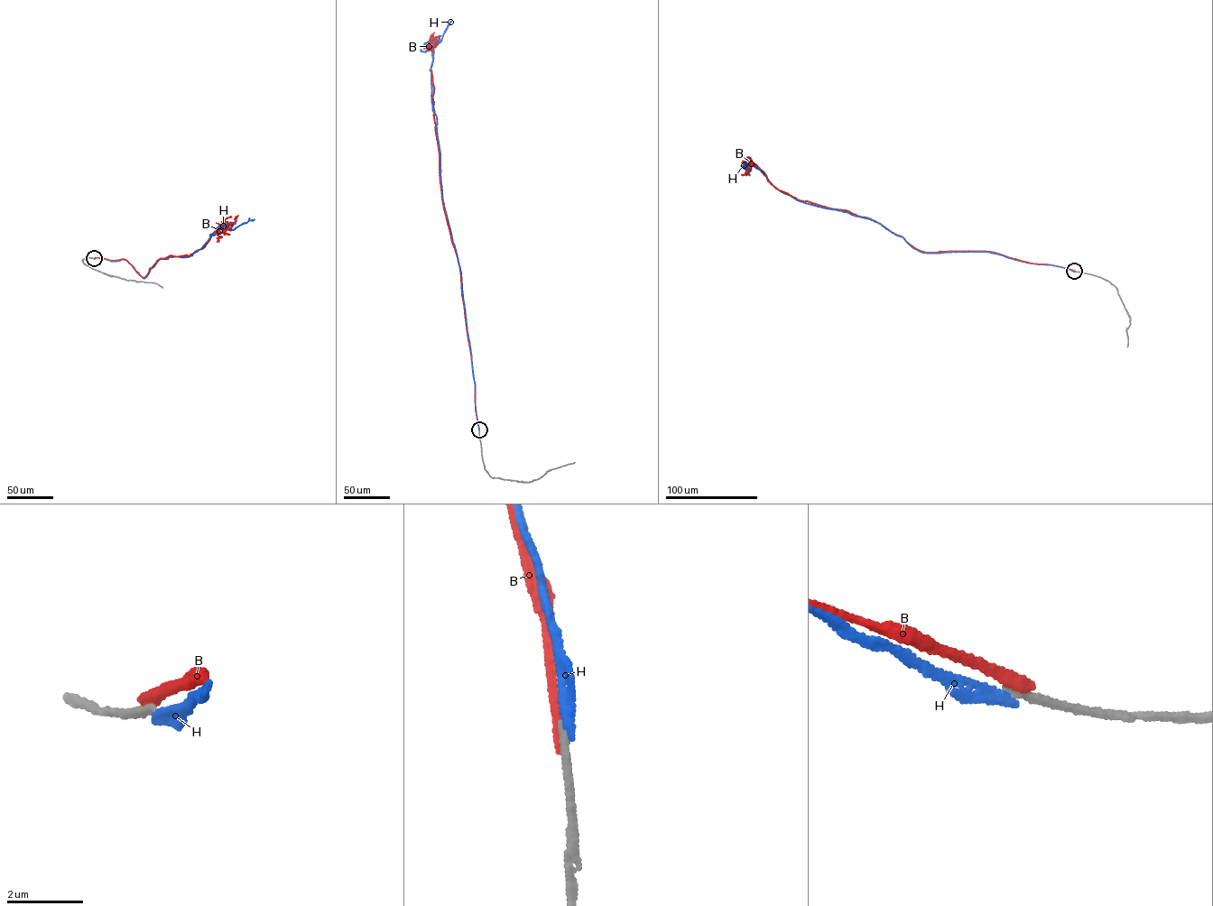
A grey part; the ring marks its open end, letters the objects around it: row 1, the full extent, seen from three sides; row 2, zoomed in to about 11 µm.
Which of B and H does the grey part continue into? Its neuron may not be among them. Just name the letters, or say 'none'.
none

